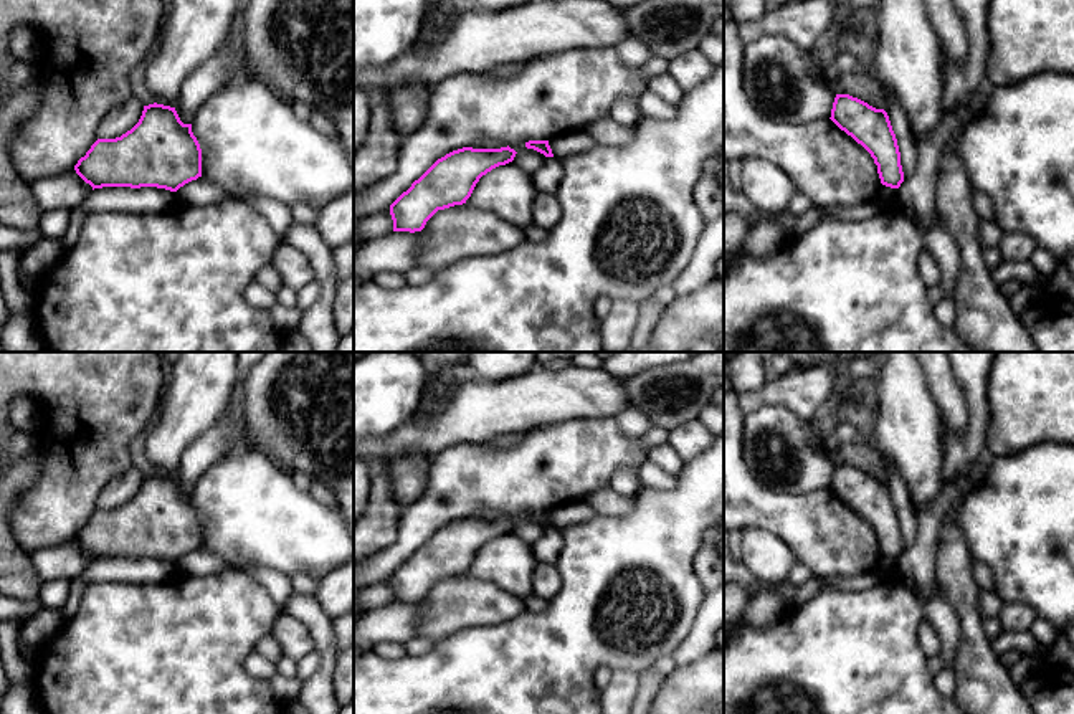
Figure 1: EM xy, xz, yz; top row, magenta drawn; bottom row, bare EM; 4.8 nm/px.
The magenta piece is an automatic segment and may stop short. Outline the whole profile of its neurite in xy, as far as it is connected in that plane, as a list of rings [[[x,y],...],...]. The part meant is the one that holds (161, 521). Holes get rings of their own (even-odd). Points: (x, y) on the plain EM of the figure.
[[[144,476],[139,493],[116,509],[97,509],[74,536],[94,559],[157,557],[177,562],[202,547],[202,519],[175,478]]]

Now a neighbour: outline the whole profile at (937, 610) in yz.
[[[939,587],[934,588],[922,607],[925,620],[940,638],[943,666],[953,669],[962,638],[960,616]]]

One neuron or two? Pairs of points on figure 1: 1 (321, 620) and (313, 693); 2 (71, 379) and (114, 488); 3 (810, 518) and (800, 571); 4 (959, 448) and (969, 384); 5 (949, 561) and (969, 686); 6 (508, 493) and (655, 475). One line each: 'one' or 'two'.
1: one
2: two
3: two
4: one
5: one
6: two

